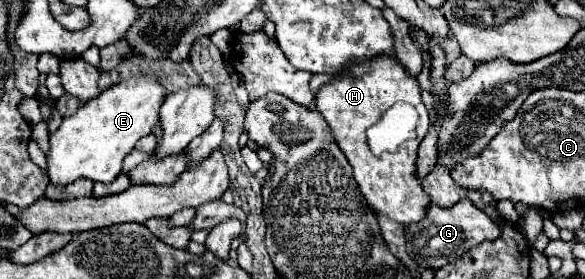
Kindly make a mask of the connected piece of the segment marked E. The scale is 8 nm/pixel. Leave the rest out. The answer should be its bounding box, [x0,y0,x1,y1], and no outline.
[49,74,167,184]

